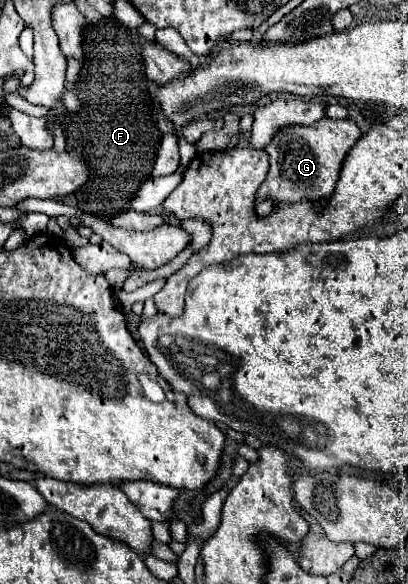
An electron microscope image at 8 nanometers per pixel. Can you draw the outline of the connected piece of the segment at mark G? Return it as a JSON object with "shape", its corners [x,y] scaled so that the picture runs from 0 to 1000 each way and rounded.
{"shape":[[[789,202],[760,216],[701,216],[686,219],[662,247],[652,250],[652,260],[662,267],[662,295],[647,308],[647,315],[632,325],[632,339],[667,339],[672,346],[730,346],[735,339],[770,339],[784,342],[794,336],[809,336],[819,329],[824,308],[833,301],[838,274],[863,253],[863,247],[887,233],[877,216],[843,202],[843,205],[809,205]]]}

